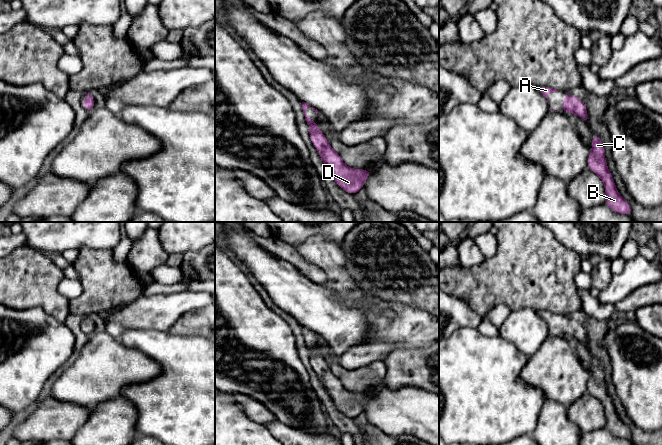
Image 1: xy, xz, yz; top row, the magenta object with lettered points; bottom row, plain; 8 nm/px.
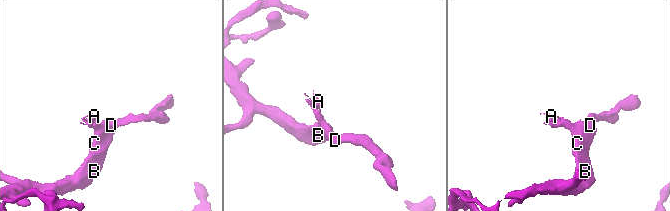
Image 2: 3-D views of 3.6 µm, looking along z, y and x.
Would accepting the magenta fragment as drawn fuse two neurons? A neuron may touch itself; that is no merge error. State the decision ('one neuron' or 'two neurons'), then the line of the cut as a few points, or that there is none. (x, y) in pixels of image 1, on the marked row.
one neuron | no cut

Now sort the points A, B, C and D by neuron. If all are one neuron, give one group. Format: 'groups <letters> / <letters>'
groups A B C D

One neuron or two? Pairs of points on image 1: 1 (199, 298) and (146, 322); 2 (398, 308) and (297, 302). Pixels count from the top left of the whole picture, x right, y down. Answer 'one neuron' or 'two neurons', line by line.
1: one neuron
2: two neurons

